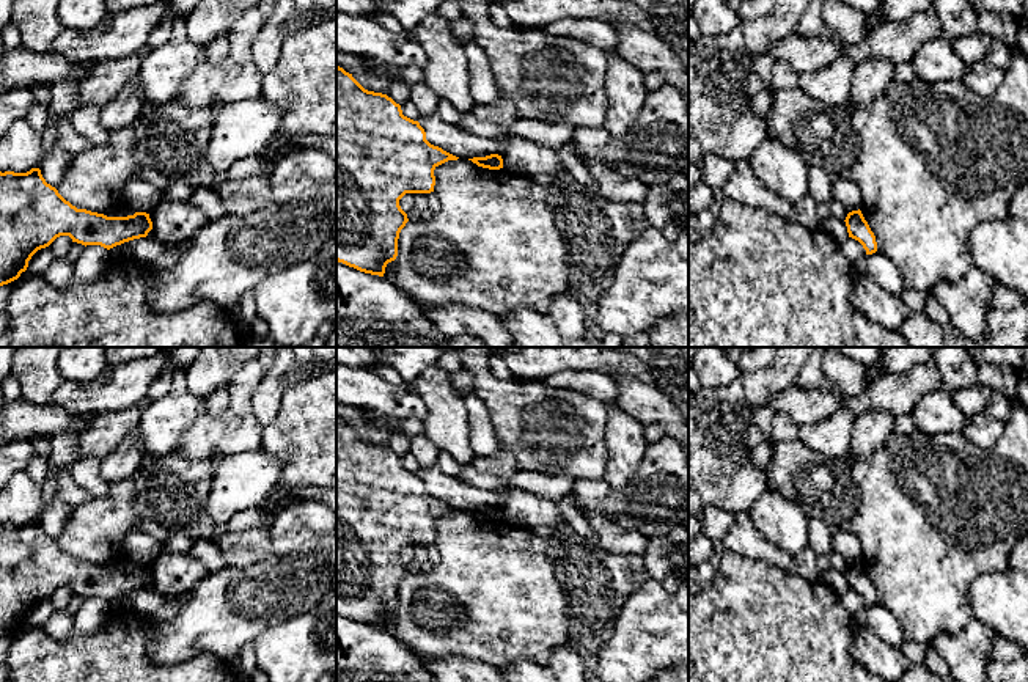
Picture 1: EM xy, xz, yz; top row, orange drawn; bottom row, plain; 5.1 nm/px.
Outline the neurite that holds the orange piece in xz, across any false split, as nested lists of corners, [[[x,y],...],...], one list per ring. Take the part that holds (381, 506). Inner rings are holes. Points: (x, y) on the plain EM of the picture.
[[[336,418],[336,613],[384,629],[387,616],[398,608],[399,585],[409,574],[399,552],[406,545],[434,544],[434,522],[457,511],[431,497],[420,475],[404,468],[391,449],[365,442],[352,426]]]

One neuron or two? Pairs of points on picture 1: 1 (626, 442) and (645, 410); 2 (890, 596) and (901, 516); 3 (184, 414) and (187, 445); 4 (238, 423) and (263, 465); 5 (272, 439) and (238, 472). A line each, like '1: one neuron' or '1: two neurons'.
1: two neurons
2: one neuron
3: two neurons
4: two neurons
5: two neurons

